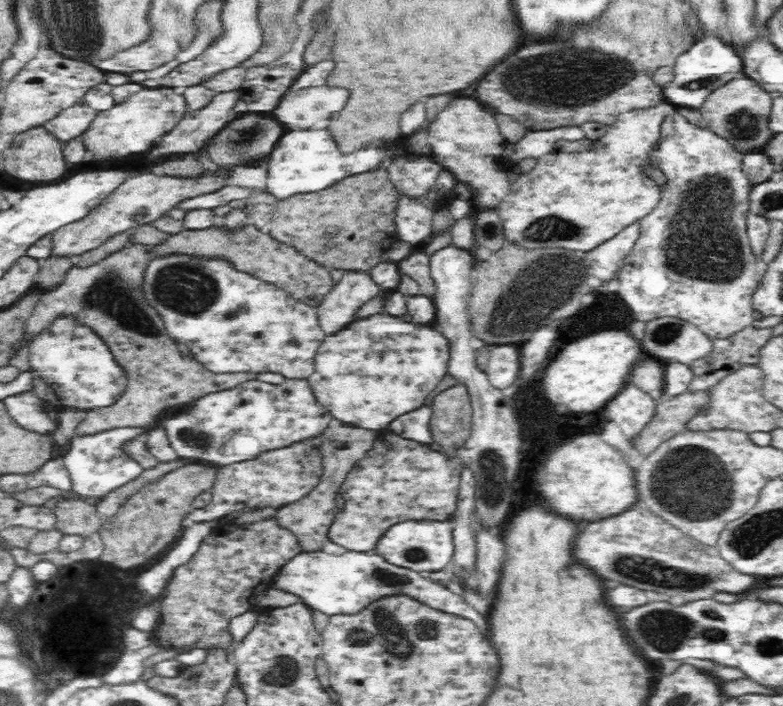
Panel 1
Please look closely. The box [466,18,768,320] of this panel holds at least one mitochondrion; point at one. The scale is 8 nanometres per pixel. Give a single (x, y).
(567, 80)

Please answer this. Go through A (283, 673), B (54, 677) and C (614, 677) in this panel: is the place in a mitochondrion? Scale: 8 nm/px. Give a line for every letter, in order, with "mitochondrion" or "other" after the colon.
A: mitochondrion
B: other
C: other

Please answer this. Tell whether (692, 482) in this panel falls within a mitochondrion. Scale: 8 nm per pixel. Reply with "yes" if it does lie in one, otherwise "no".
yes

